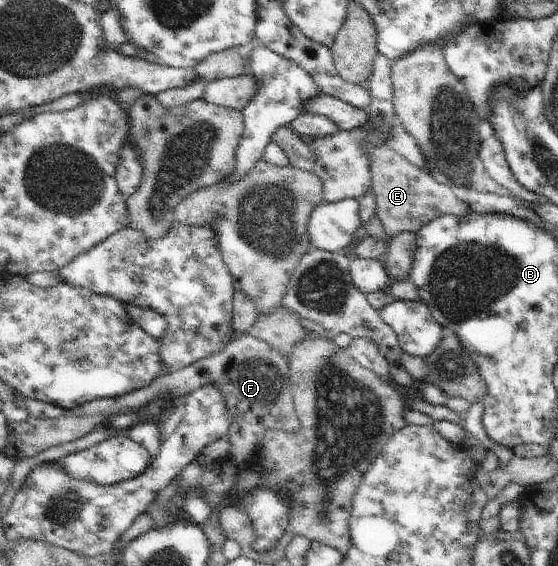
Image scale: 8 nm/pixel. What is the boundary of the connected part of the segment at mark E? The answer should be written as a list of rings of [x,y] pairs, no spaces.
[[[389,144],[372,146],[366,150],[366,154],[372,175],[371,189],[377,202],[375,218],[380,220],[390,240],[402,232],[418,232],[426,223],[436,220],[442,214],[468,216],[473,212],[466,202],[462,202],[452,193],[449,185],[439,183],[422,167],[409,162],[403,155],[392,150]]]

